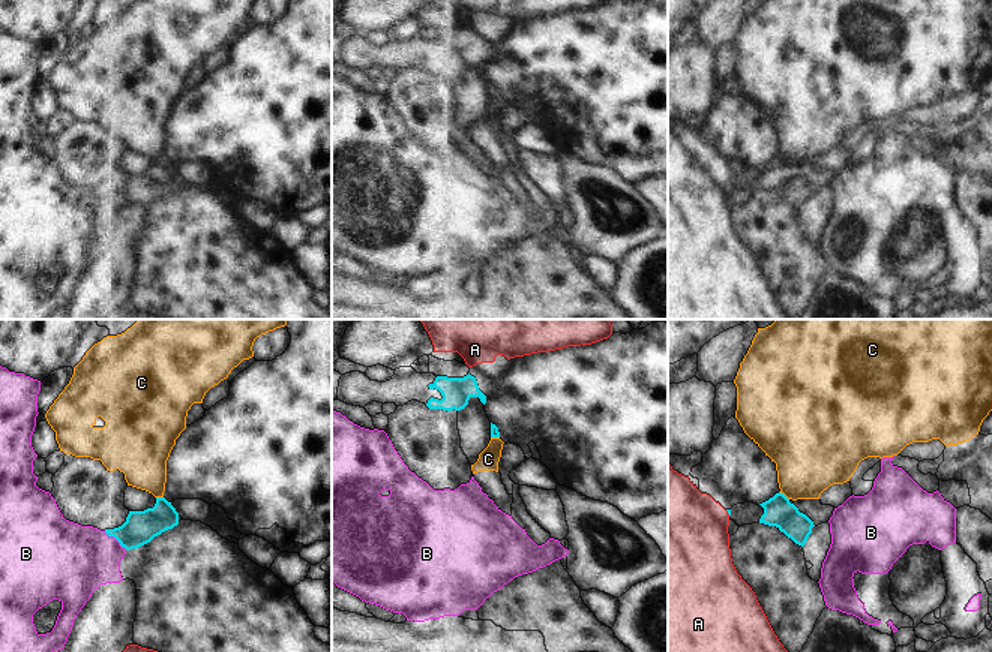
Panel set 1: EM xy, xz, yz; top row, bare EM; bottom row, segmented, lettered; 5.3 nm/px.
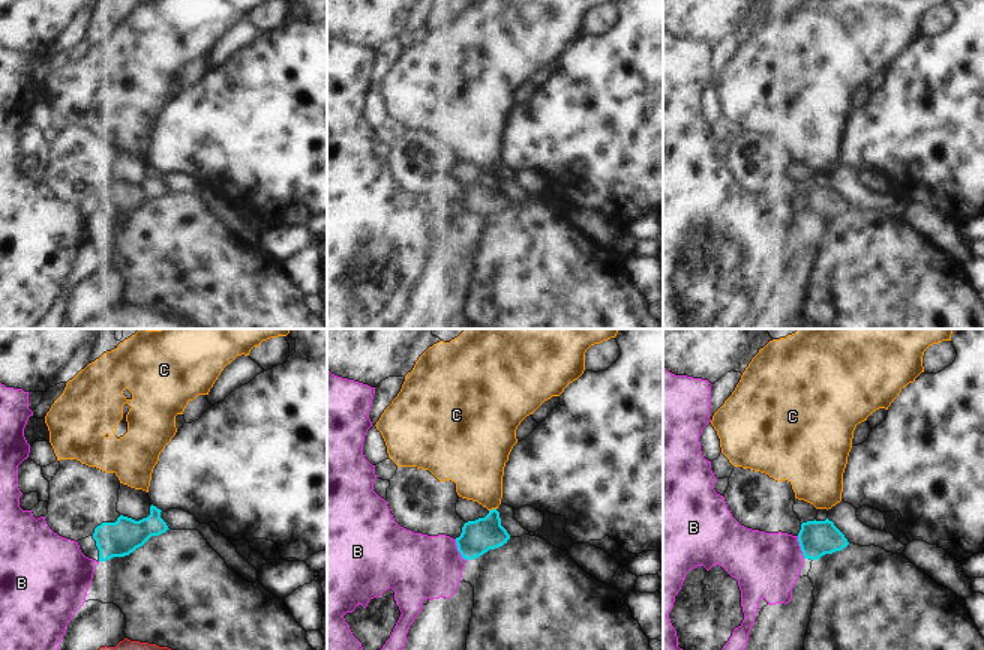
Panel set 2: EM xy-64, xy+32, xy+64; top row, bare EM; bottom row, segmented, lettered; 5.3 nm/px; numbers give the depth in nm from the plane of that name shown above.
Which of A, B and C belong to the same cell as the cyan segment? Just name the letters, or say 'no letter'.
no letter

